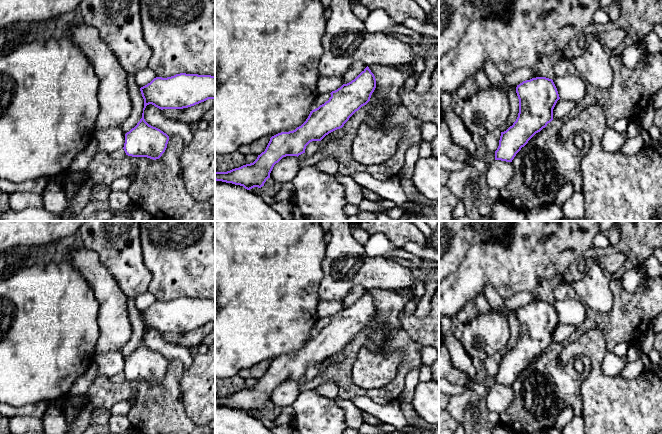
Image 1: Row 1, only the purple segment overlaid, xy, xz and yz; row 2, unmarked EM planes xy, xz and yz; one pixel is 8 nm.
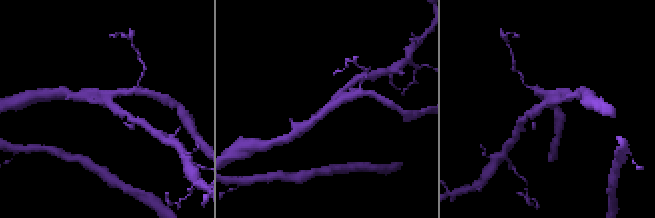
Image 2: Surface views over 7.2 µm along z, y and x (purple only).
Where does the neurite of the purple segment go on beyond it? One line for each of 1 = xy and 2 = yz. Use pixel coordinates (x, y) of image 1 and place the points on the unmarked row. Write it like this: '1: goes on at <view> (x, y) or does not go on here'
1: does not go on here
2: does not go on here

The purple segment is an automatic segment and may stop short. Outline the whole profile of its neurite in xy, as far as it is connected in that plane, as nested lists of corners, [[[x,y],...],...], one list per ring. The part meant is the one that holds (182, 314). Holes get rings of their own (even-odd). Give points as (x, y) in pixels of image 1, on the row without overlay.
[[[180,297],[171,301],[156,301],[150,307],[140,312],[144,323],[142,342],[137,349],[125,358],[124,375],[132,381],[147,381],[159,383],[167,372],[169,360],[160,353],[149,349],[144,343],[147,329],[163,333],[183,333],[194,330],[208,323],[215,324],[215,300]]]

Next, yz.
[[[536,301],[516,311],[519,337],[516,345],[501,356],[495,384],[512,386],[528,365],[553,344],[553,333],[560,323],[552,303]]]

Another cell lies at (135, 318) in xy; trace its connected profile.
[[[128,298],[128,315],[129,320],[133,329],[133,333],[129,341],[120,349],[123,357],[126,358],[132,352],[134,352],[137,347],[142,342],[144,323],[142,321],[140,312],[135,306],[135,299]]]

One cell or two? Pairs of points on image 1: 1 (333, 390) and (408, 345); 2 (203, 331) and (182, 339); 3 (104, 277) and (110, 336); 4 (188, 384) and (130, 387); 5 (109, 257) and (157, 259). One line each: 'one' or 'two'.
1: two
2: one
3: one
4: two
5: two

